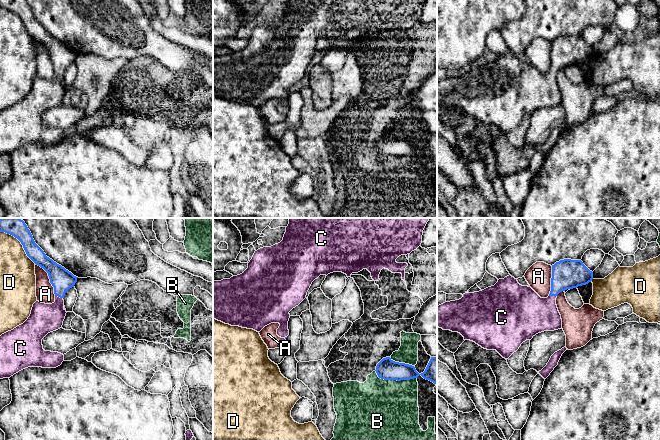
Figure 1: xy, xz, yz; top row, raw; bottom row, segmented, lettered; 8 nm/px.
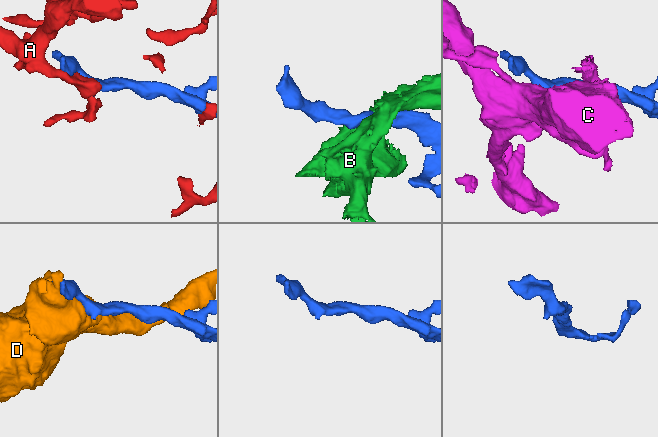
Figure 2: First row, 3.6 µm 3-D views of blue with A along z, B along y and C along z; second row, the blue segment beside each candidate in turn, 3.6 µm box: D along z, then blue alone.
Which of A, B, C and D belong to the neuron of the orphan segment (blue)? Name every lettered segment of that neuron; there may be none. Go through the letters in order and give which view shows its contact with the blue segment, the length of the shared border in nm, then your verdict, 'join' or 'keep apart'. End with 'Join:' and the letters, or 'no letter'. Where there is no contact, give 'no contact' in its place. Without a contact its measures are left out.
A: meets blue in xy; contact 300 nm long; keep apart
B: meets blue in xz; contact 340 nm long; keep apart
C: meets blue in xy; contact 70 nm long; join
D: meets blue in xy; contact 380 nm long; keep apart
Join: C

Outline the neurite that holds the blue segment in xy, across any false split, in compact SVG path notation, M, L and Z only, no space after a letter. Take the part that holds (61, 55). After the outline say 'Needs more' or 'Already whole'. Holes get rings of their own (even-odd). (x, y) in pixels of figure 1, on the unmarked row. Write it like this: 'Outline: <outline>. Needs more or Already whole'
Outline: M0 0L0 8L10 10L21 18L27 32L48 49L55 70L54 79L45 80L36 77L30 92L23 100L0 112L0 155L10 154L28 143L56 144L64 137L64 131L58 128L45 127L42 115L48 109L62 104L67 89L64 85L63 74L65 69L74 63L78 53L46 32L44 27L35 19L26 0Z. Needs more

